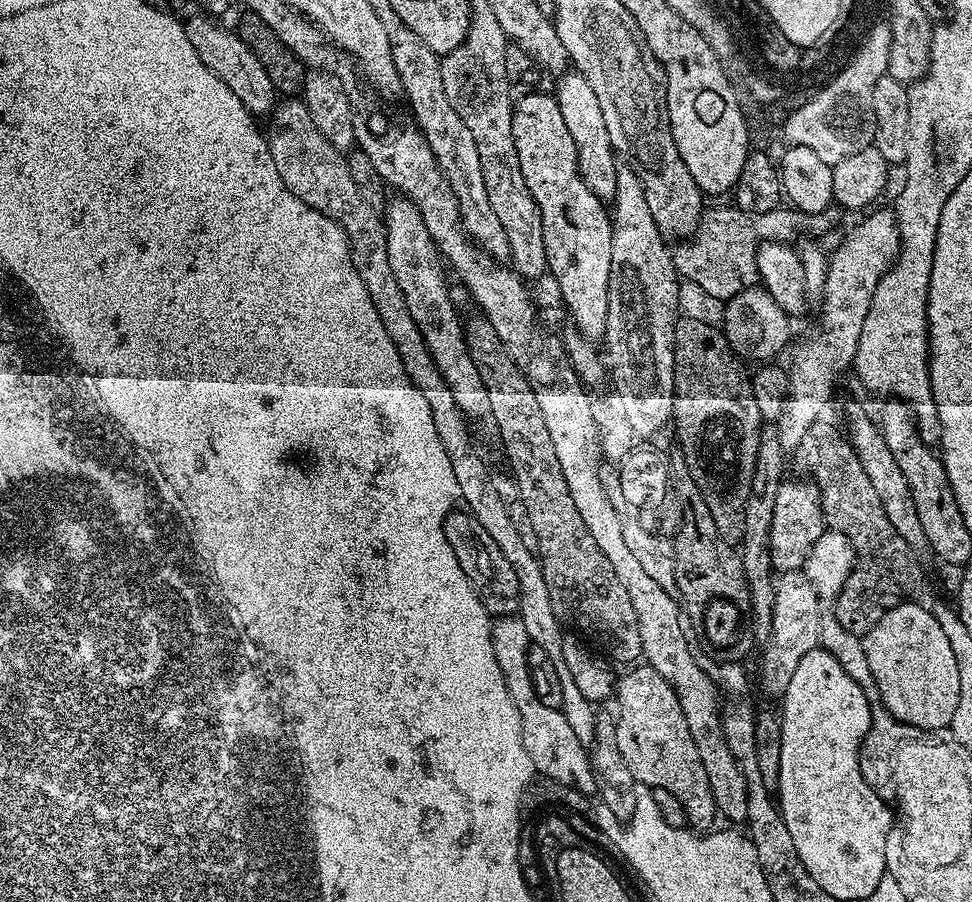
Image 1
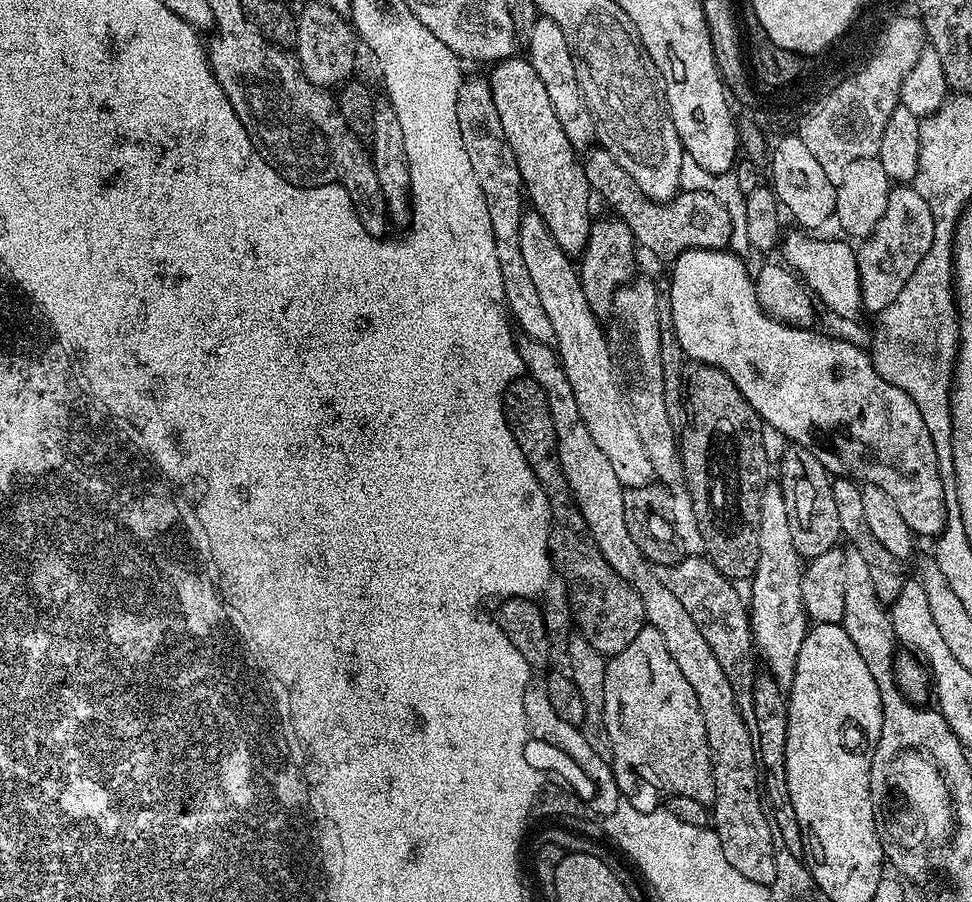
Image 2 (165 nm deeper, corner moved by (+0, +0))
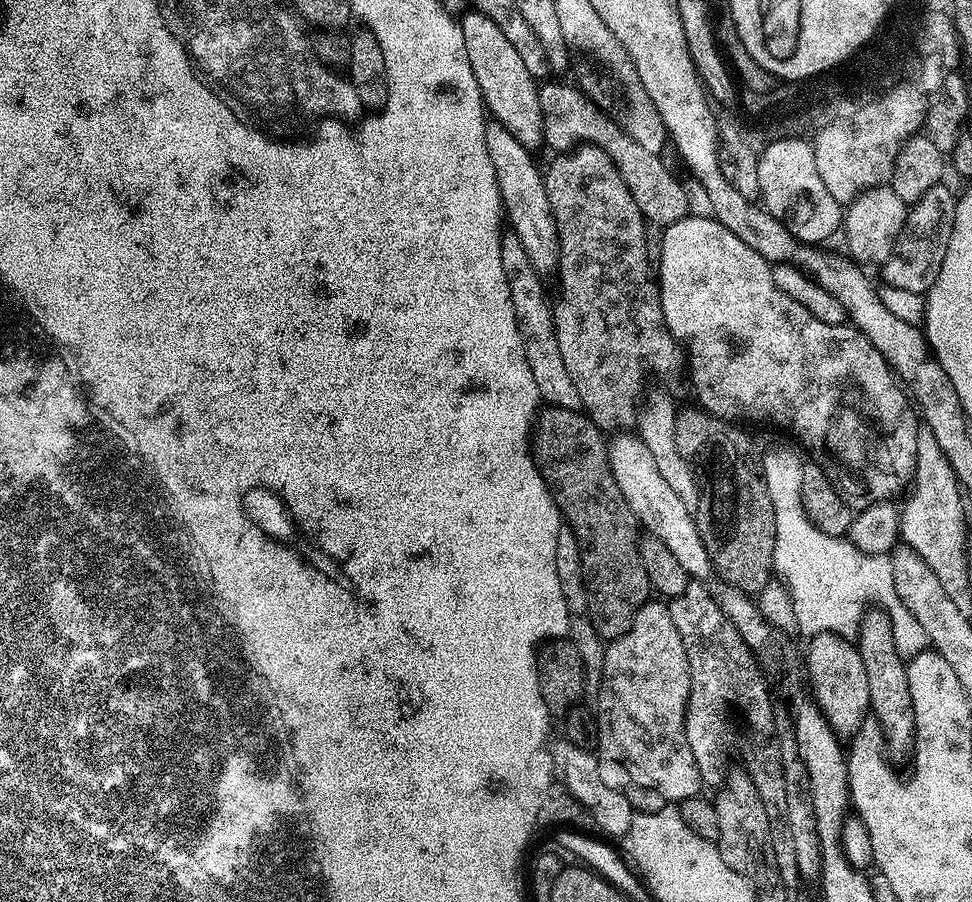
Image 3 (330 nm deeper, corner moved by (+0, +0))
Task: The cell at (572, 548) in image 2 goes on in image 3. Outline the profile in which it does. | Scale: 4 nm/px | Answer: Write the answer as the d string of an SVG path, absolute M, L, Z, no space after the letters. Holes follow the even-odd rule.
M544 406L537 411L534 427L530 432L530 447L532 461L536 463L541 478L548 483L563 523L577 538L584 584L588 592L587 615L592 620L594 630L607 642L617 640L619 636L626 634L626 630L630 630L634 614L638 614L638 610L649 603L650 585L646 578L646 566L642 566L640 522L636 519L634 510L626 506L626 498L622 498L618 482L614 482L614 474L608 465L609 441L606 436L604 440L604 436L605 433L583 411Z

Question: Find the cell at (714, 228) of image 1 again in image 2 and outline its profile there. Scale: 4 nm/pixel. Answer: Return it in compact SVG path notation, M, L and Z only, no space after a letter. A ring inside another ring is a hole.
M602 146L593 147L583 157L582 163L589 189L595 195L597 192L616 211L613 213L619 220L630 226L630 234L641 249L649 248L654 255L668 262L691 248L729 247L732 216L714 193L681 190L673 200L651 200L638 190L638 182L634 182L634 178L630 178L630 174L626 174L626 170L622 170L622 166L618 166L618 162L614 162L612 155Z

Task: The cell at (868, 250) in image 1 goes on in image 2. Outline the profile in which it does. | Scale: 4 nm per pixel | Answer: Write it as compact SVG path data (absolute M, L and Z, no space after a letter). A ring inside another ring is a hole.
M893 185L888 192L886 212L871 235L857 249L863 309L878 314L898 298L915 267L926 256L934 238L934 218L926 200L911 185Z

